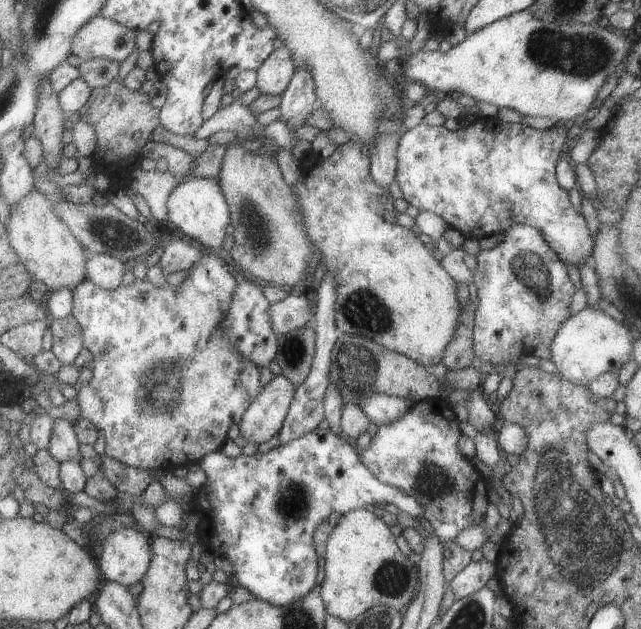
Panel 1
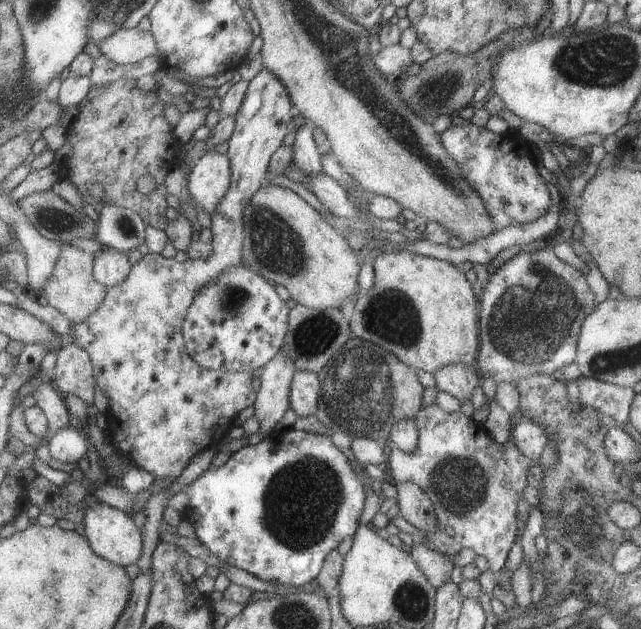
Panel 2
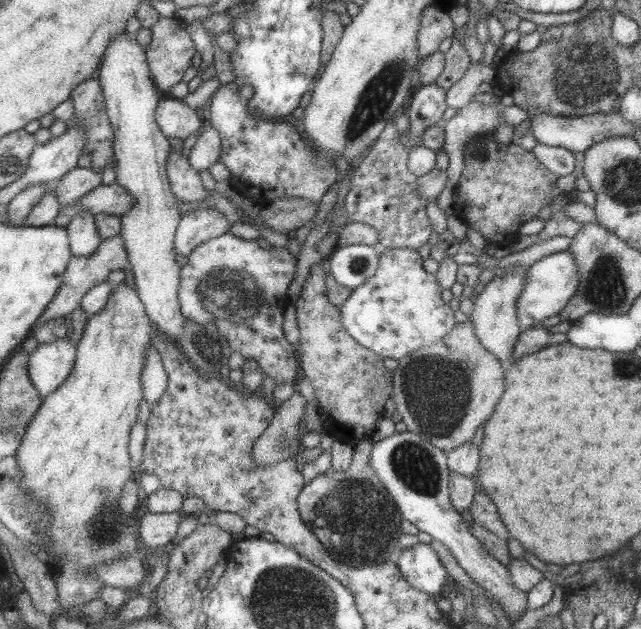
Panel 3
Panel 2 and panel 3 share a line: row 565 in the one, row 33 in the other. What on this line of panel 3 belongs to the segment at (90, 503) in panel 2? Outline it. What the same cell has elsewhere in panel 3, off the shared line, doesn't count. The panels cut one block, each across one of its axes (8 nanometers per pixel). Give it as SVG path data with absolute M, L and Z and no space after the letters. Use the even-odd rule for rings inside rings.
M122 29L108 44L96 76L102 85L108 120L114 129L114 146L112 147L114 147L114 159L116 159L115 182L134 197L134 208L121 217L120 237L124 239L125 250L132 265L136 281L135 290L143 302L145 312L153 327L158 328L164 335L168 335L172 341L180 342L185 317L181 314L178 302L181 266L176 262L177 253L174 242L181 216L178 210L178 199L172 192L167 174L168 155L170 155L172 145L168 140L169 137L161 131L156 122L156 106L160 102L159 88L150 76L145 50L139 46L137 37L128 35L128 31Z

